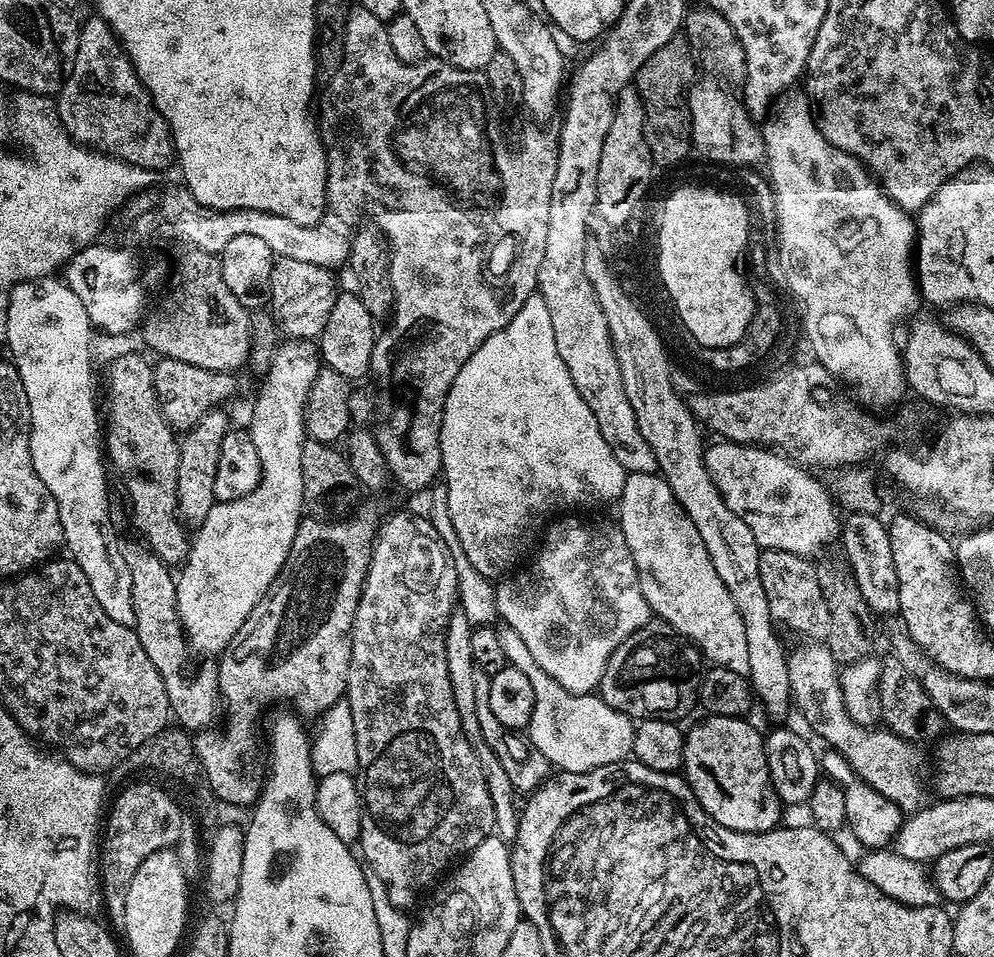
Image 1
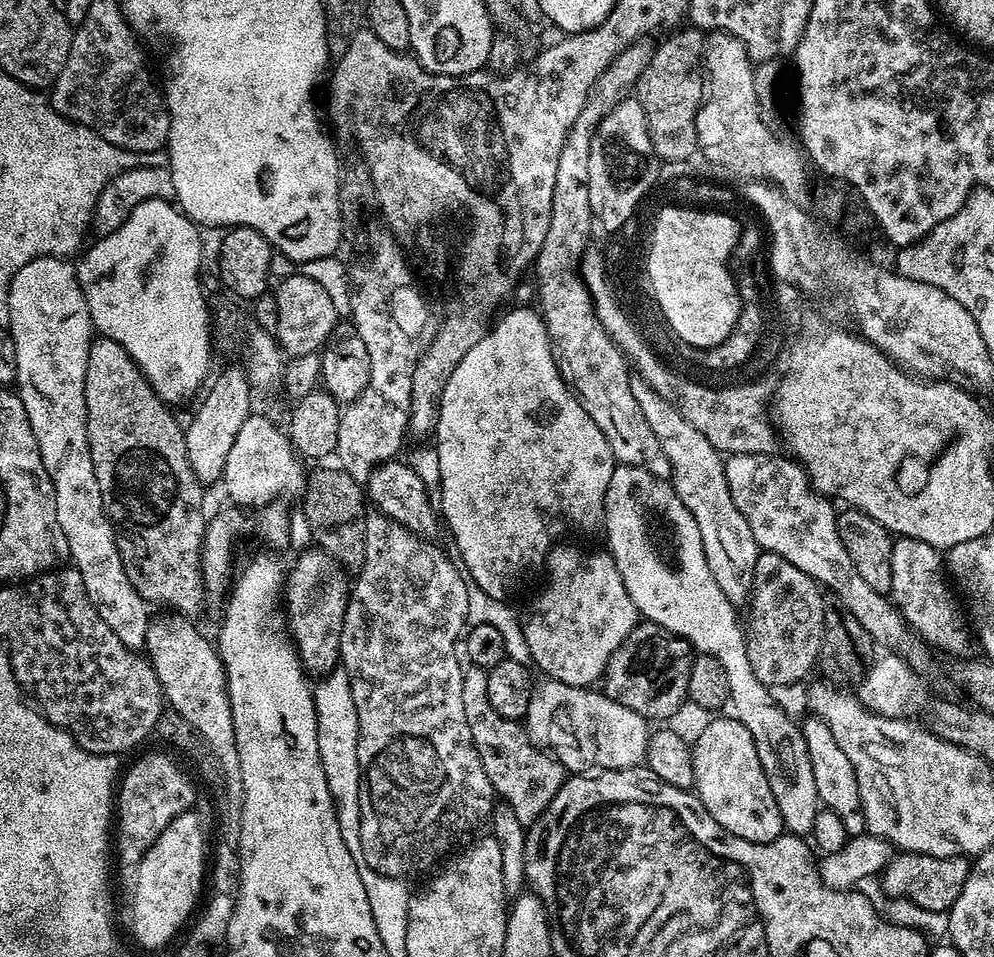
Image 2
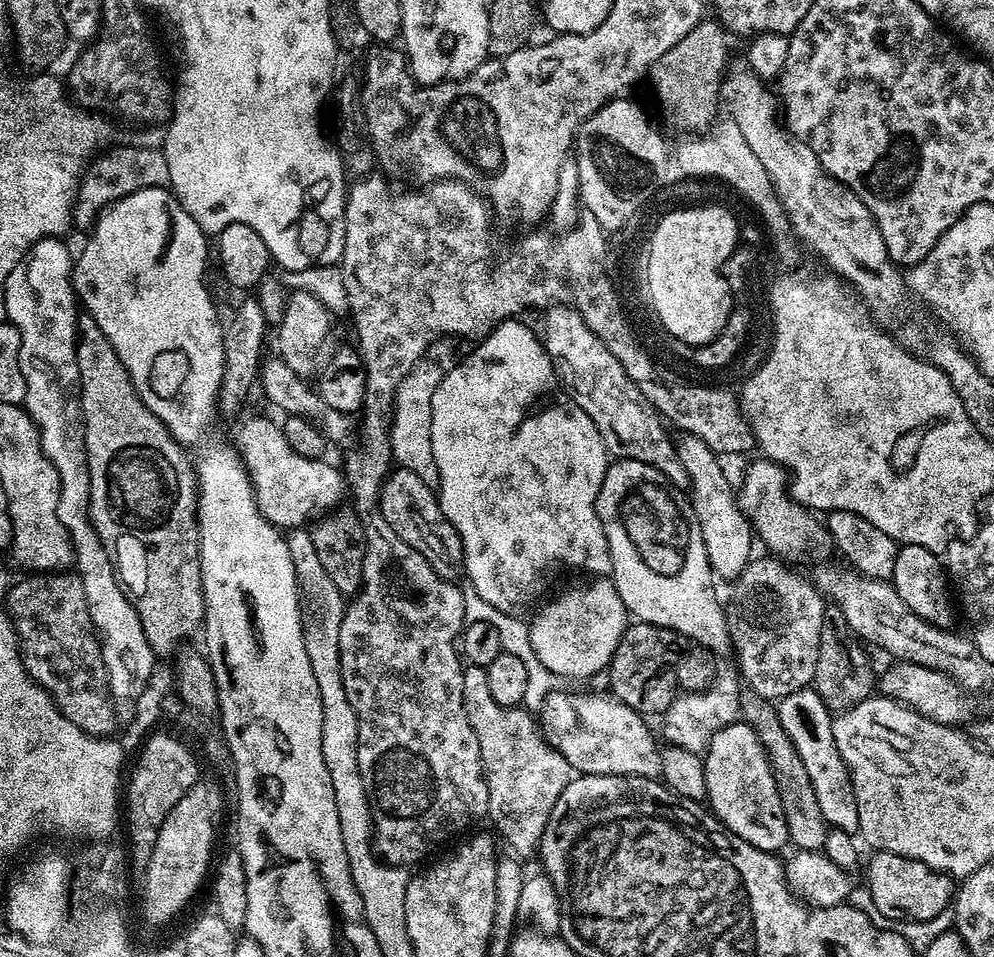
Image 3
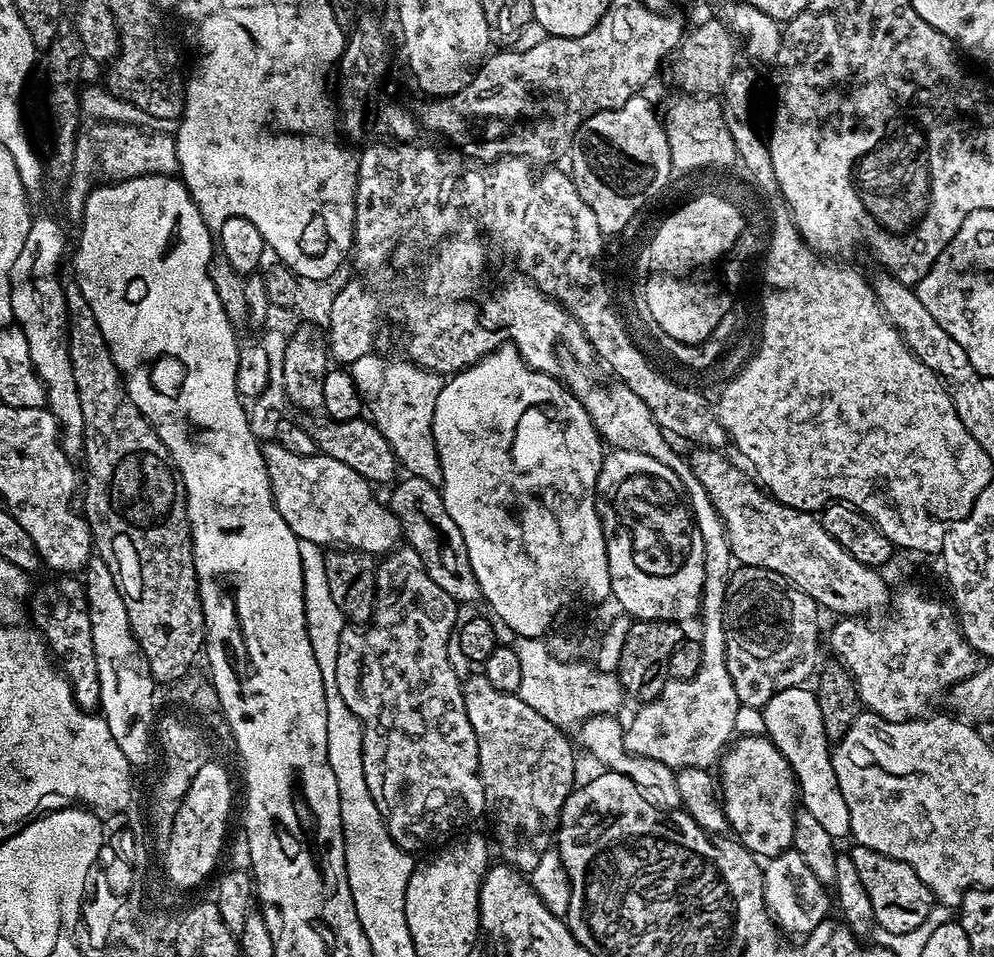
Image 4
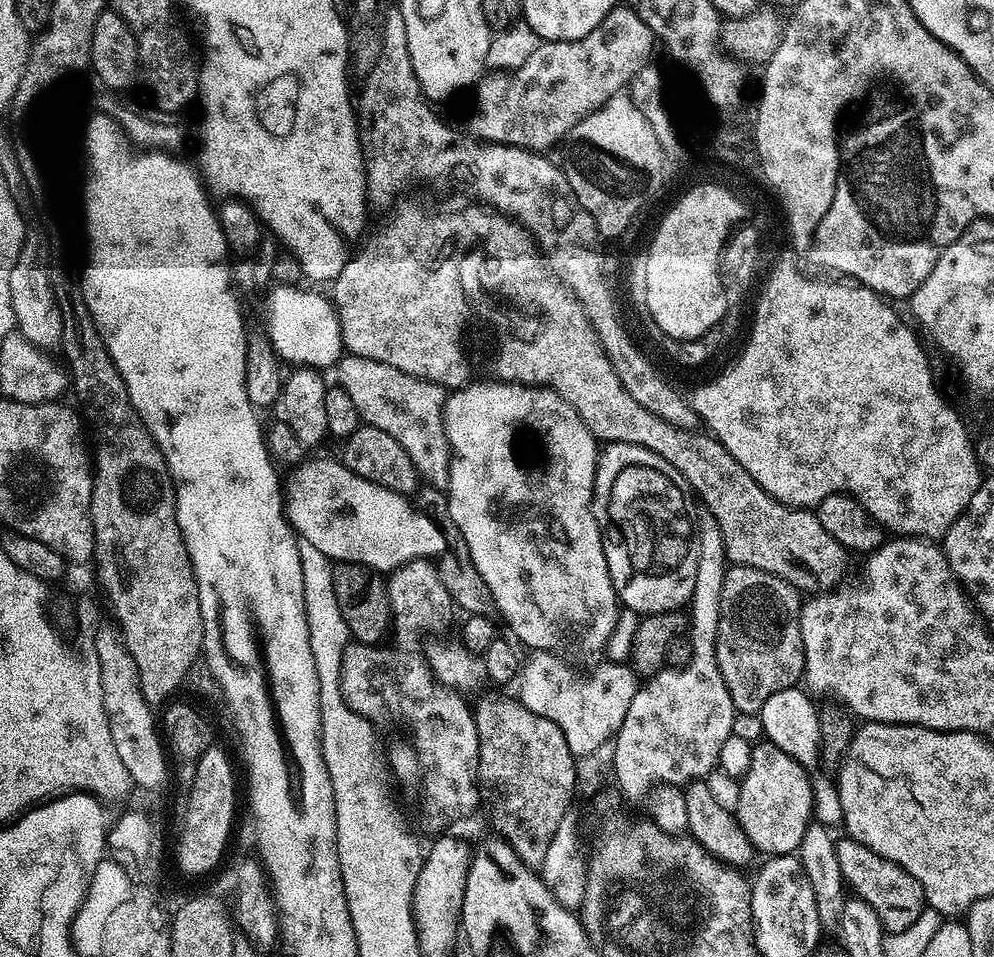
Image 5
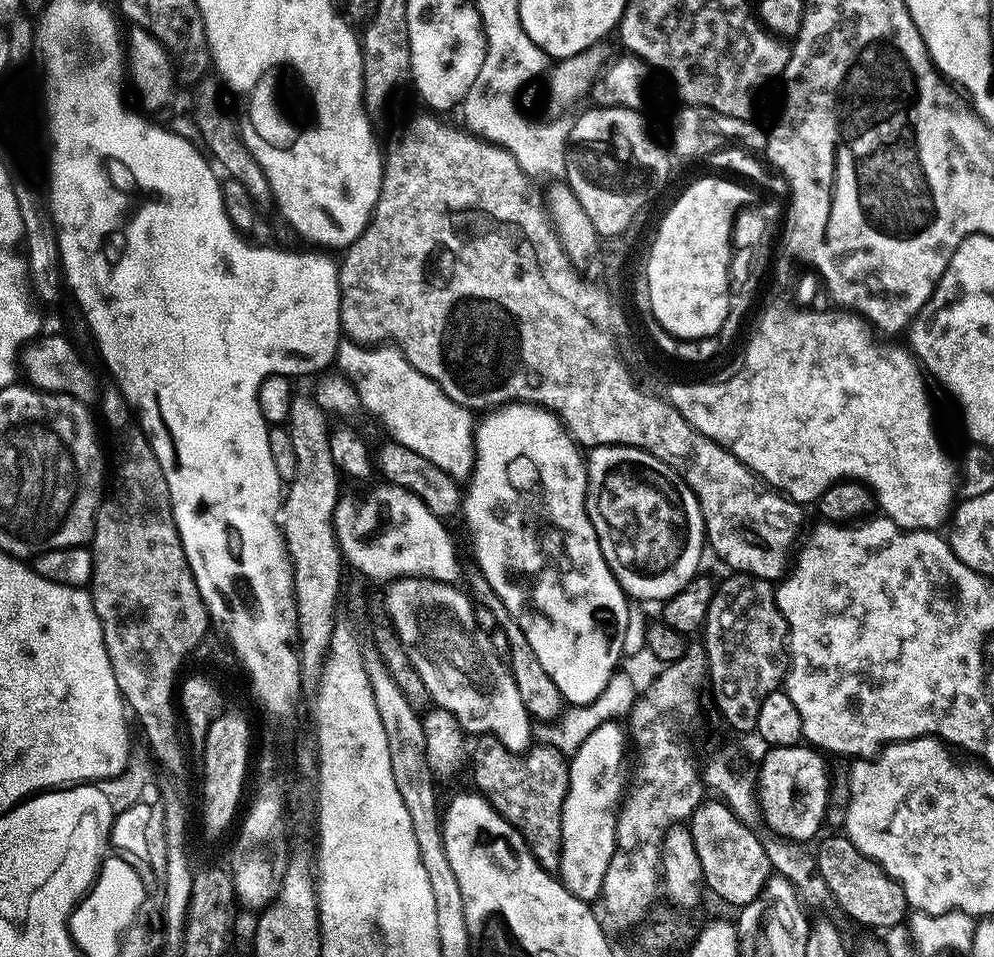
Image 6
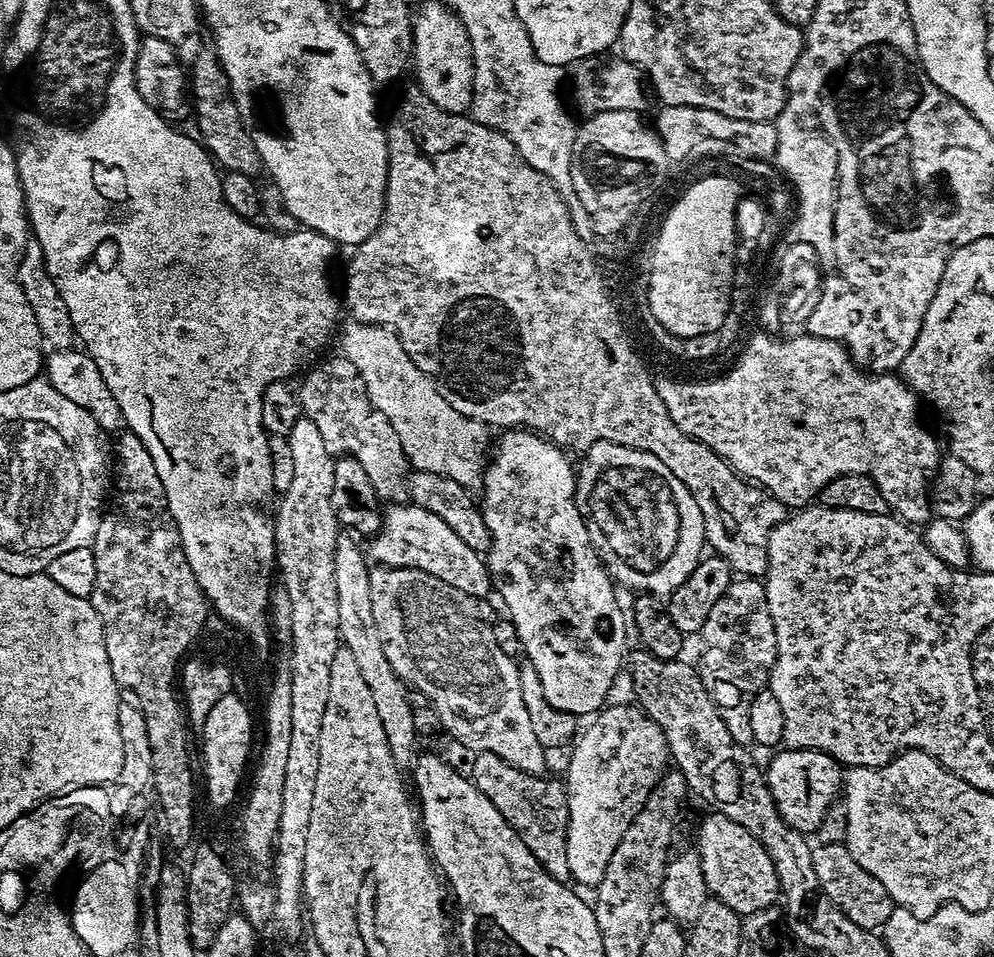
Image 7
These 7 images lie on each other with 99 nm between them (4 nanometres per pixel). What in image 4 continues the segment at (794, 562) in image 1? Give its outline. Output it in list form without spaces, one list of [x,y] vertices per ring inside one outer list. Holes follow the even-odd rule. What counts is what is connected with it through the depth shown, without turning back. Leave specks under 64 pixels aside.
[[[743,566],[733,571],[726,586],[724,607],[726,666],[745,709],[763,709],[774,694],[801,687],[804,679],[817,671],[816,655],[820,652],[820,644],[822,648],[820,615],[816,600],[782,578],[782,574]]]

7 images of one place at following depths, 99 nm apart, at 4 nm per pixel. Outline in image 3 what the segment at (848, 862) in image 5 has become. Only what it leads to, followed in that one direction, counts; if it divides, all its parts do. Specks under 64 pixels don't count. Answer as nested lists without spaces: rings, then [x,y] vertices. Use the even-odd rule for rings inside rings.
[[[876,850],[871,854],[866,887],[872,895],[872,906],[877,913],[893,908],[909,921],[926,921],[943,917],[947,908],[949,911],[954,900],[954,880],[947,872],[936,872],[914,858],[893,852]]]

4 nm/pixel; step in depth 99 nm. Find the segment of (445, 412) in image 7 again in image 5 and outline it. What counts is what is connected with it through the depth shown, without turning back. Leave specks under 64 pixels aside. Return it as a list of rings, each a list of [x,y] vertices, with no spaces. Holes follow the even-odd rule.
[[[351,354],[335,365],[334,372],[340,375],[339,387],[350,394],[350,402],[354,402],[361,421],[367,427],[386,430],[410,454],[410,460],[431,487],[447,489],[453,455],[444,425],[445,389],[389,364]]]

